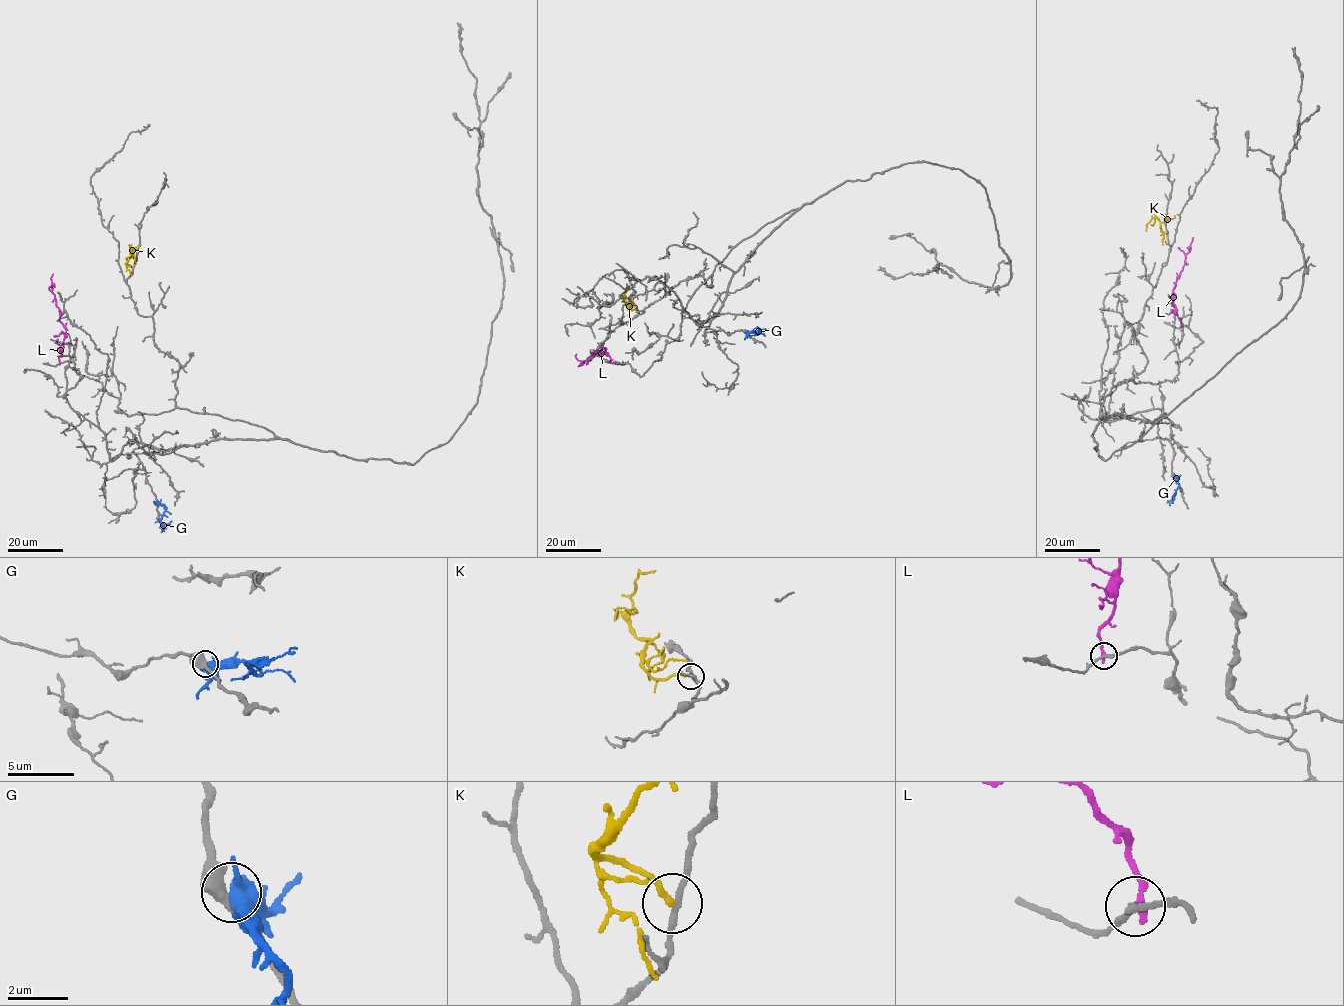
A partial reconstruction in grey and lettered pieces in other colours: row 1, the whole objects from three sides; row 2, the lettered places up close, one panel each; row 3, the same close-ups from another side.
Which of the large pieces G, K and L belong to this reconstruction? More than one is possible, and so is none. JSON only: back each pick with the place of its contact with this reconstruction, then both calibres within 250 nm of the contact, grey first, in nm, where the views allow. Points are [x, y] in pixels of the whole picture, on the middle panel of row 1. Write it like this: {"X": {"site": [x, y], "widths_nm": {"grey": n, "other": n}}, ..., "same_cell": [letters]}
{"same_cell": []}

